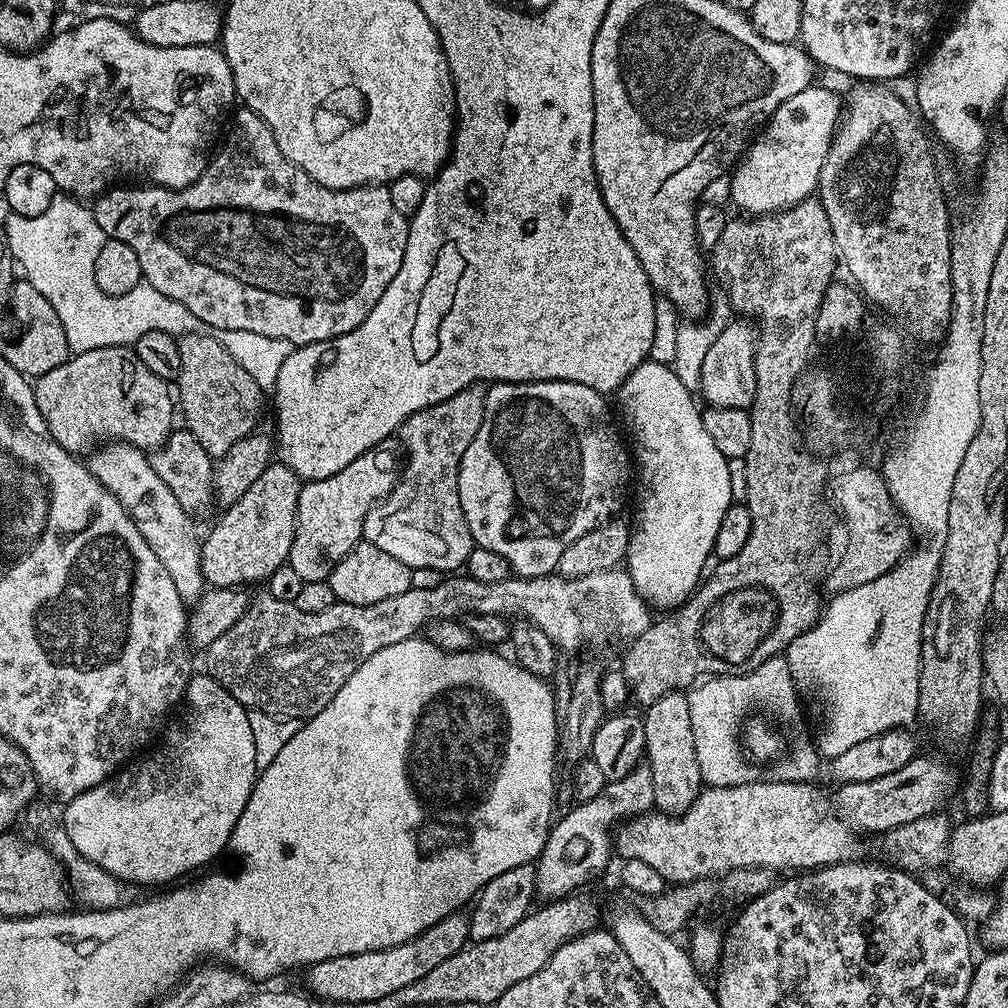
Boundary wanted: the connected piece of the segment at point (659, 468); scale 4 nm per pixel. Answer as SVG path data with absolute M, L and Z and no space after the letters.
M651 359L645 360L643 364L639 364L638 367L632 371L630 378L626 378L626 382L622 382L622 386L618 393L618 399L620 399L620 412L624 415L625 425L623 424L623 427L626 429L626 432L626 427L628 427L629 433L627 432L627 435L630 437L630 440L630 435L632 435L632 440L636 443L636 452L634 448L634 468L638 473L638 480L640 476L641 484L640 505L636 508L636 528L634 524L634 527L631 529L632 537L628 543L626 570L634 582L638 594L649 606L656 610L659 610L659 608L668 608L664 610L675 610L687 601L688 597L696 591L698 585L701 583L702 577L709 567L708 556L710 560L710 557L713 555L712 547L714 546L714 538L718 538L718 526L722 522L722 514L726 514L726 510L734 503L732 498L732 487L730 486L730 470L728 469L730 462L723 454L721 454L718 450L718 446L714 446L714 441L711 440L710 434L706 431L702 408L698 403L697 397L694 395L693 389L682 386L682 382L678 379L678 374L671 366L660 364Z

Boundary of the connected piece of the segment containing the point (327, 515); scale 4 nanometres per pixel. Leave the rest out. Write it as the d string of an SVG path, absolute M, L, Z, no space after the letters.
M389 438L378 446L366 450L366 454L354 458L354 462L350 462L350 466L346 466L346 470L338 470L338 474L334 474L330 478L309 480L301 487L298 494L293 544L290 546L287 560L290 566L294 566L298 578L302 578L305 583L327 580L334 570L334 566L338 566L338 562L342 562L342 558L346 558L346 554L350 554L350 550L354 550L354 546L361 543L366 514L370 514L374 505L380 500L385 500L391 494L400 479L401 471L401 445L395 439Z

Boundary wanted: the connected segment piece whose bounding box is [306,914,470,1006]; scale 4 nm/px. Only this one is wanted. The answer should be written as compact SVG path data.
M453 914L442 918L430 930L410 938L410 942L402 942L398 946L390 946L386 950L374 950L366 954L350 954L342 958L326 958L326 962L318 962L307 969L307 991L313 997L325 1002L337 1000L340 1004L358 1006L362 1002L370 1002L378 998L386 998L386 994L394 994L394 990L402 990L402 986L410 986L417 978L423 978L434 966L446 962L450 954L458 954L465 944L469 943L469 917L464 914Z

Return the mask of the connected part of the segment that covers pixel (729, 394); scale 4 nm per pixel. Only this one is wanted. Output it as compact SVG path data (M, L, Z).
M736 318L729 322L714 338L714 346L706 353L702 362L702 382L698 389L704 395L703 403L713 408L746 408L751 409L756 393L756 374L754 354L758 332L747 319Z

